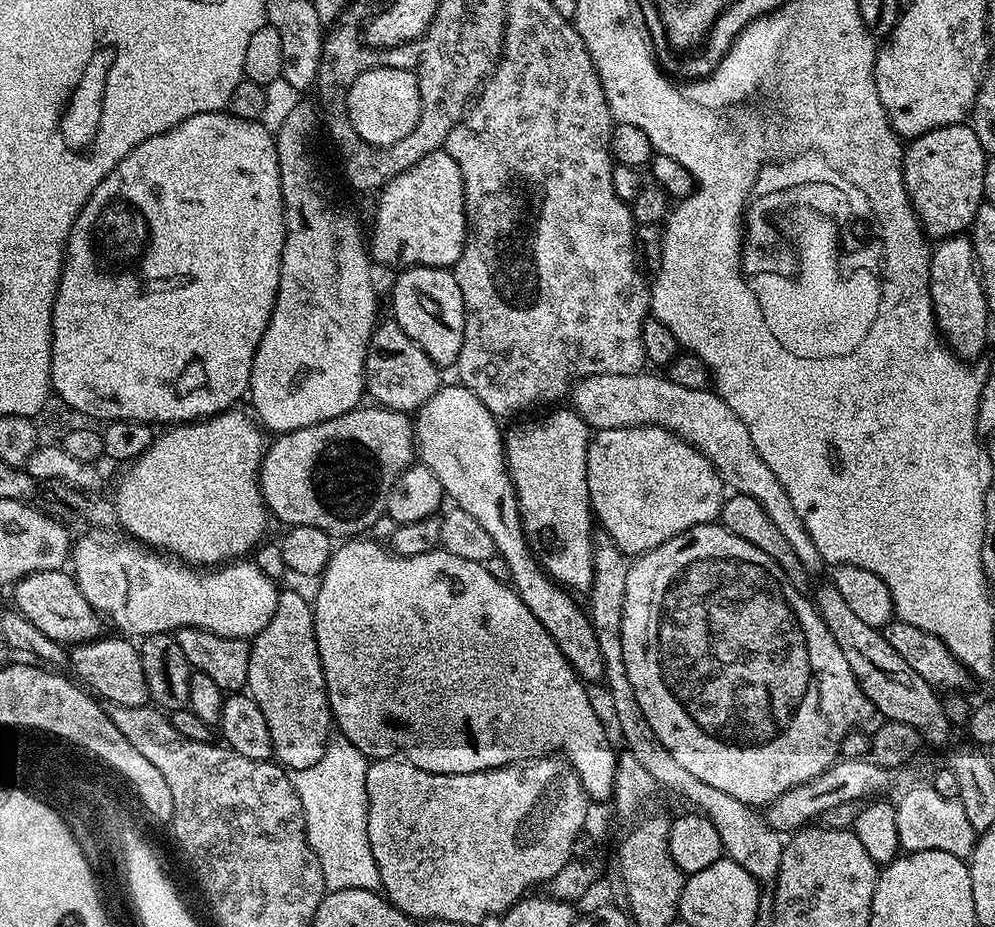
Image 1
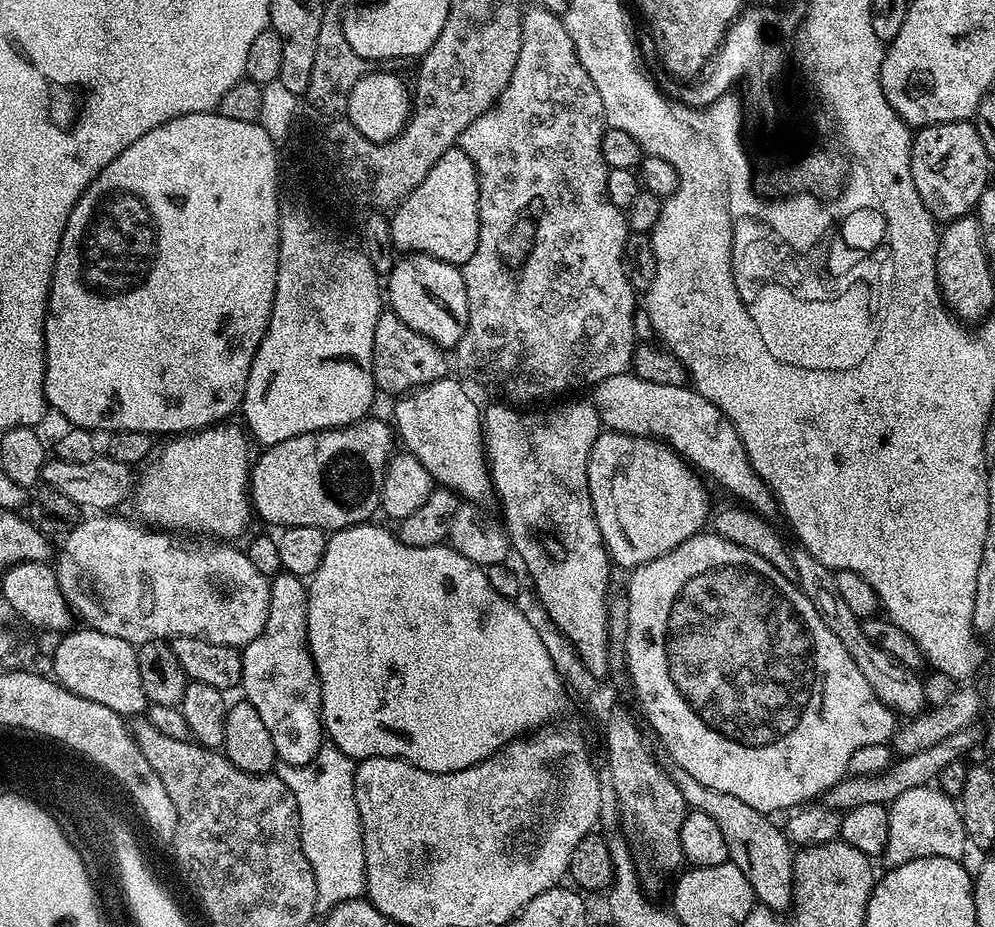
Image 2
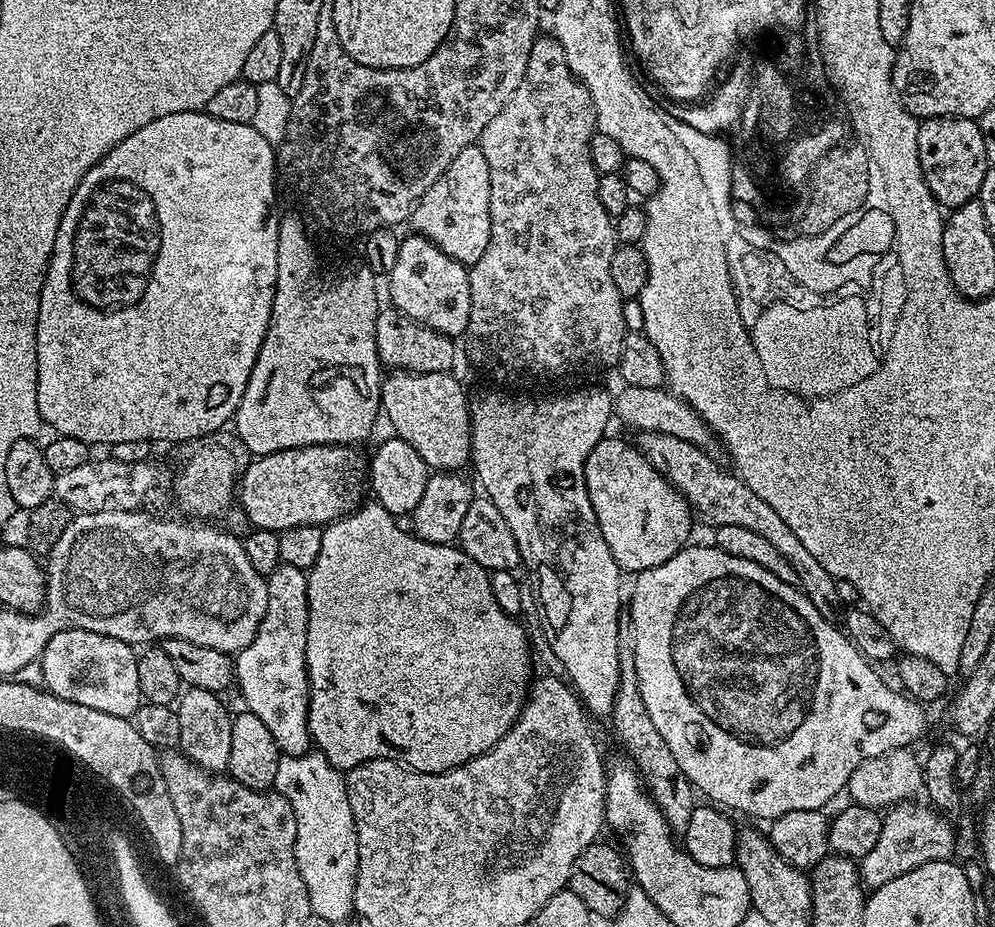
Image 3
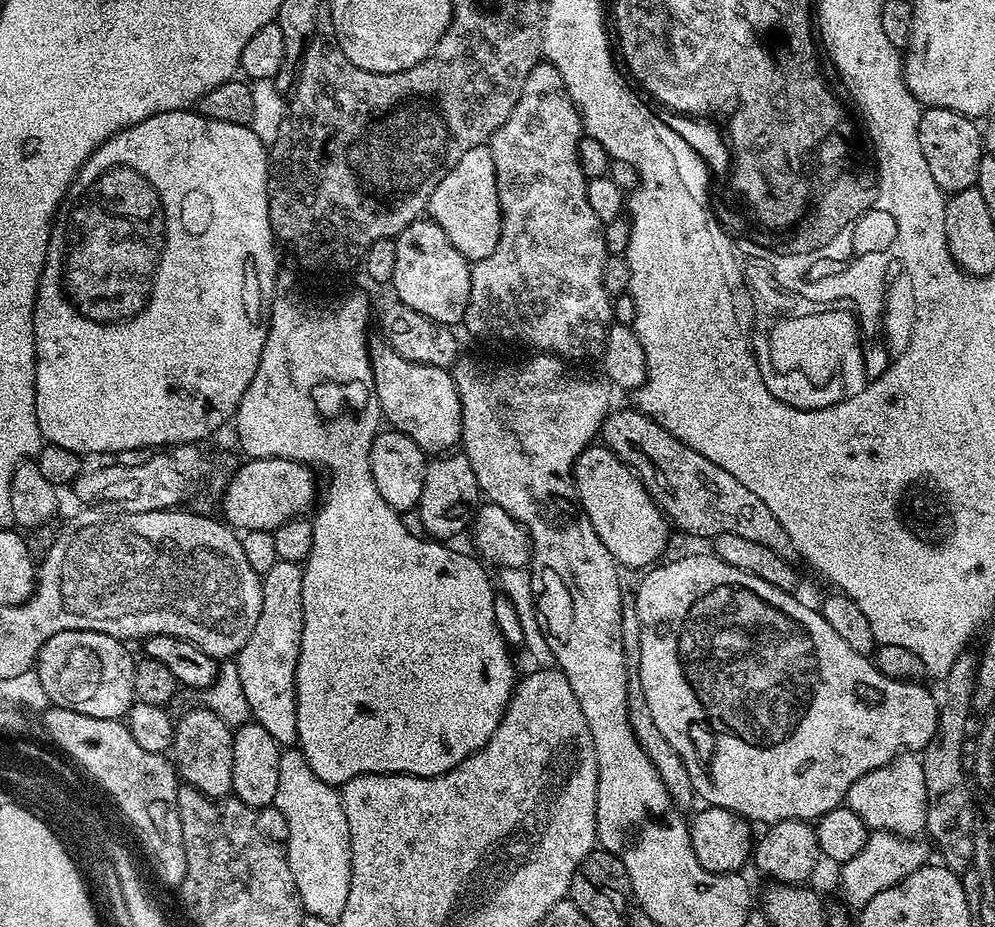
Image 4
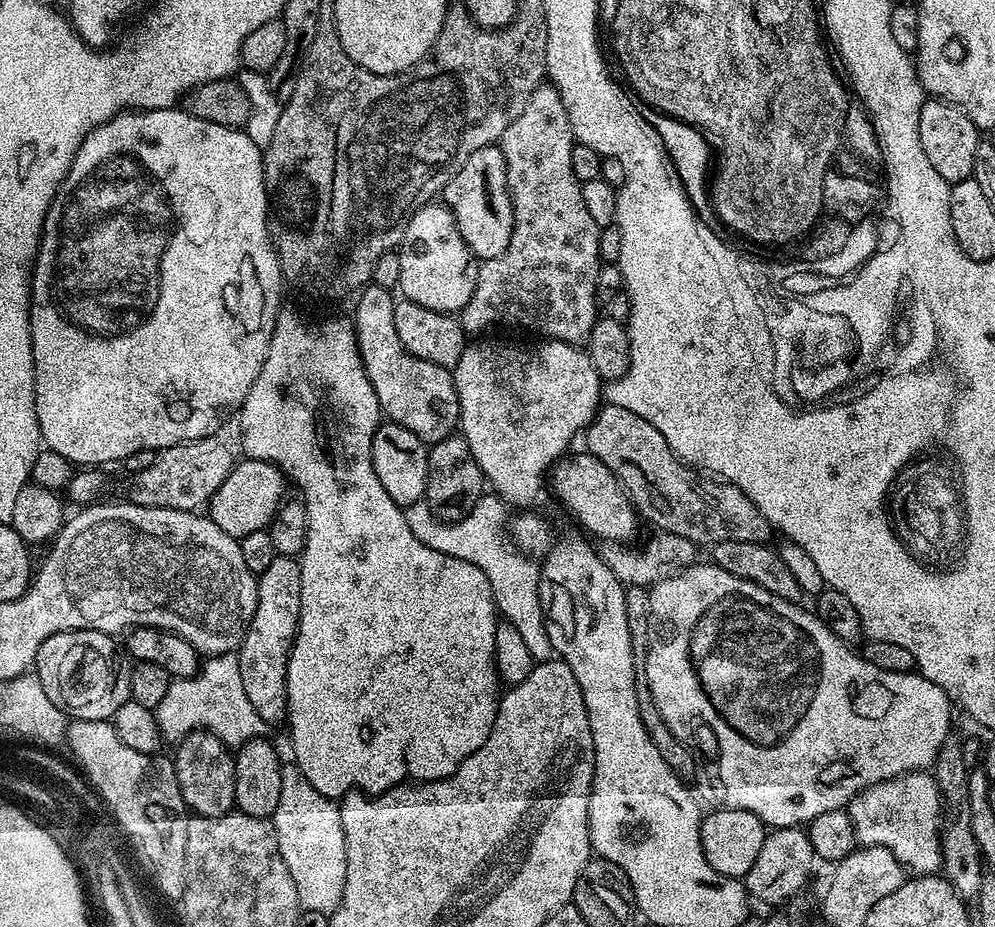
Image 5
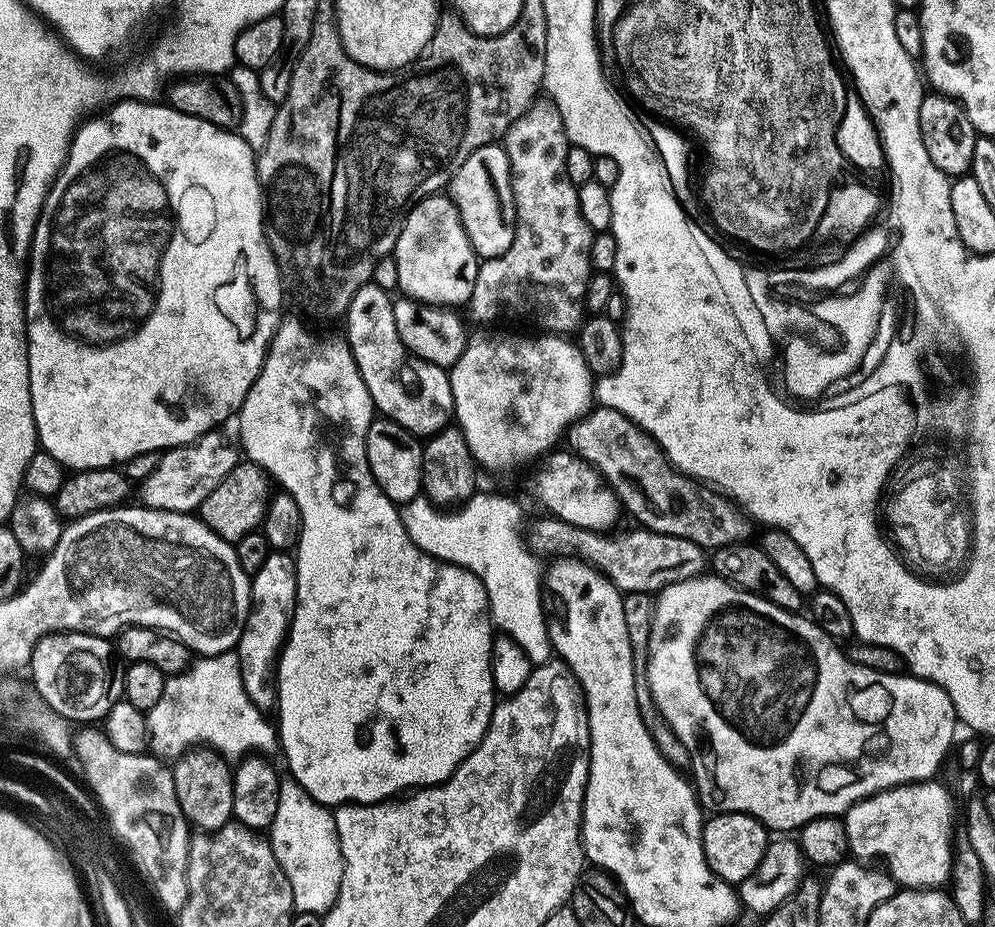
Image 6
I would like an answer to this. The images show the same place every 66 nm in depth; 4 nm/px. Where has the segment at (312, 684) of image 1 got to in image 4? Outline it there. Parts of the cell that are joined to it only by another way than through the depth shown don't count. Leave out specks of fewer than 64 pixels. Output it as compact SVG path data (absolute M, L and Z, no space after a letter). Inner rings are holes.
M278 560L263 574L260 582L262 614L258 614L254 634L246 638L246 646L242 646L242 650L234 657L243 693L249 702L251 719L261 724L269 732L270 738L274 738L282 746L292 746L298 741L296 667L304 625L303 577L301 565L285 560Z

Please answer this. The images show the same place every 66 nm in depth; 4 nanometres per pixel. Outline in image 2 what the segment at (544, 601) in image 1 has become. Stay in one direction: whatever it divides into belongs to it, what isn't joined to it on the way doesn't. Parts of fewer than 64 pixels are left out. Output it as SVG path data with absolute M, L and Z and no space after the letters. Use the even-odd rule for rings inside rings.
M453 378L435 380L429 384L401 395L393 410L392 416L396 419L394 432L405 449L426 466L432 475L433 481L439 487L448 488L457 496L468 502L484 502L487 496L493 495L492 473L488 471L488 457L484 450L484 425L482 423L481 405L472 401L472 396Z

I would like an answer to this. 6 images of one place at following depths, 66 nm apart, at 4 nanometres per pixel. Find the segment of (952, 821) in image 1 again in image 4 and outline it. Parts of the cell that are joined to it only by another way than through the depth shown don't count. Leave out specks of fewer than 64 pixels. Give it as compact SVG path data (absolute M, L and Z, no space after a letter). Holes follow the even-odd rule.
M873 831L869 835L866 846L850 858L850 862L839 865L840 892L844 895L843 903L849 909L859 910L874 898L874 894L882 894L882 890L890 890L902 878L914 874L914 870L924 867L929 863L928 848L923 844L923 839L909 838L907 836L895 836L893 832ZM848 904L849 905L848 905ZM852 907L852 908L851 908Z

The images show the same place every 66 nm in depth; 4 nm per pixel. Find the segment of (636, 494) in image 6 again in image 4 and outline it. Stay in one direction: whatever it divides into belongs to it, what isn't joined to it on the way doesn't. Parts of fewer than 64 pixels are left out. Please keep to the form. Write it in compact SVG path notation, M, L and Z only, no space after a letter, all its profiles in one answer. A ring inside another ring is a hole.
M632 406L618 408L609 411L600 428L599 439L605 448L609 448L640 477L648 493L659 504L660 511L675 527L677 524L682 531L705 538L738 534L741 538L750 538L750 542L766 546L766 550L774 550L774 554L786 561L797 559L798 553L794 542L790 542L790 534L786 534L782 522L774 518L770 506L766 506L758 494L746 490L734 474L722 470L722 466L714 466L714 462L698 454L698 450L674 438L670 430L663 428L645 412Z

